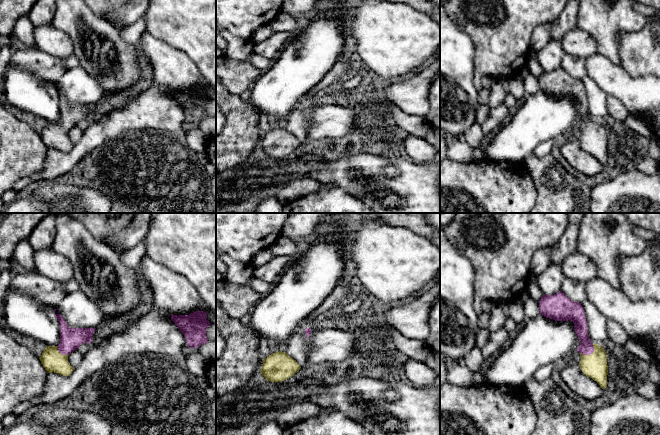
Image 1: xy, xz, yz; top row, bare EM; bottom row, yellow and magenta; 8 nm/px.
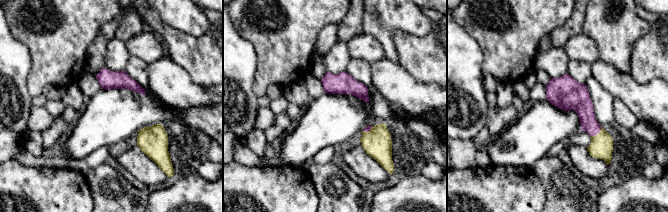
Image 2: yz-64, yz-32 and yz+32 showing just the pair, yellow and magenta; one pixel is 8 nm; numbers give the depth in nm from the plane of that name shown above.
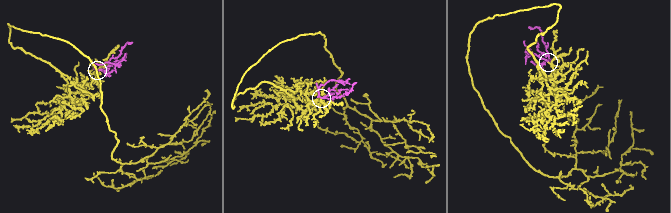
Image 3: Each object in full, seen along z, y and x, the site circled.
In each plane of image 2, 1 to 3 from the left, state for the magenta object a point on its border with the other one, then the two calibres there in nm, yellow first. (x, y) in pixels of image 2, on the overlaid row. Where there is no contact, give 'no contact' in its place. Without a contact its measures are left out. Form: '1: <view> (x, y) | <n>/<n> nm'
1: no contact
2: yz-32 (369, 131) | 220/50 nm
3: yz+32 (597, 134) | 190/150 nm

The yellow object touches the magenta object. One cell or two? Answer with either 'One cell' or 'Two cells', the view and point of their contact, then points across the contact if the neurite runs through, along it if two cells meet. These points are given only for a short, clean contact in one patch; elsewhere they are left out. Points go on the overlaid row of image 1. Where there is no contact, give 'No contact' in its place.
One cell. Touches yellow at yz (590, 354). Path across: yz (595, 366), (590, 354), (586, 347)

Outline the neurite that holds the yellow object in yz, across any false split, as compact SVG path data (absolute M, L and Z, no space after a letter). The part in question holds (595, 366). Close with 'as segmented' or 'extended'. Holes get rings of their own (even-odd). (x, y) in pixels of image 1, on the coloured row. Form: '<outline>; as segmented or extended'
M562 291L554 295L543 294L539 301L540 314L555 321L572 321L580 345L577 351L581 360L580 369L584 375L596 381L602 389L607 387L607 355L603 347L590 341L584 309Z; extended

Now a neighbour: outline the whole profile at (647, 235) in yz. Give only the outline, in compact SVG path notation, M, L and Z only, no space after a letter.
M635 228L634 229L636 235L638 235L639 237L643 238L646 241L652 240L656 237L656 233L650 230L645 230L642 228Z

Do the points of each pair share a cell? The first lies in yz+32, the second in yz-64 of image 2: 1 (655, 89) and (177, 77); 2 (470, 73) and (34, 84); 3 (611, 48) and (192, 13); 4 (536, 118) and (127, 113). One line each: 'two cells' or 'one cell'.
1: one cell
2: two cells
3: one cell
4: one cell

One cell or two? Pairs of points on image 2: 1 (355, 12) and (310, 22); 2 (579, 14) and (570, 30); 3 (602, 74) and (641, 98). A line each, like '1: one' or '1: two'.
1: two
2: one
3: one

